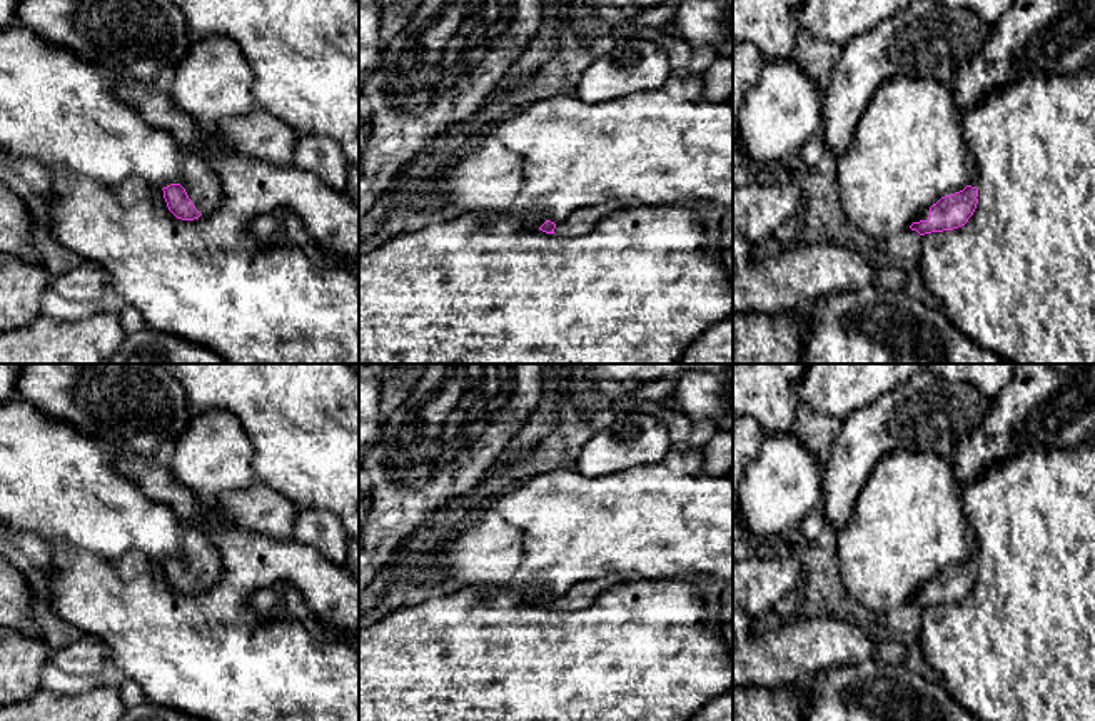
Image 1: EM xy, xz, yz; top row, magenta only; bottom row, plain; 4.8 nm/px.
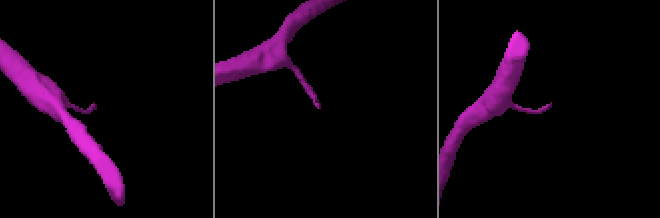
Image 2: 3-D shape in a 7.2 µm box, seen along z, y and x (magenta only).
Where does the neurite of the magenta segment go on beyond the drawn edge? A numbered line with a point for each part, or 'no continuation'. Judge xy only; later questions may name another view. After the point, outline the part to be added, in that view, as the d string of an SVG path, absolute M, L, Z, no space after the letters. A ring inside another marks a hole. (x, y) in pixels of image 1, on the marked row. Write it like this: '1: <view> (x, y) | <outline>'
1: xy (201, 182) | M185 150L180 155L182 182L195 209L207 215L222 200L222 184L207 154Z

